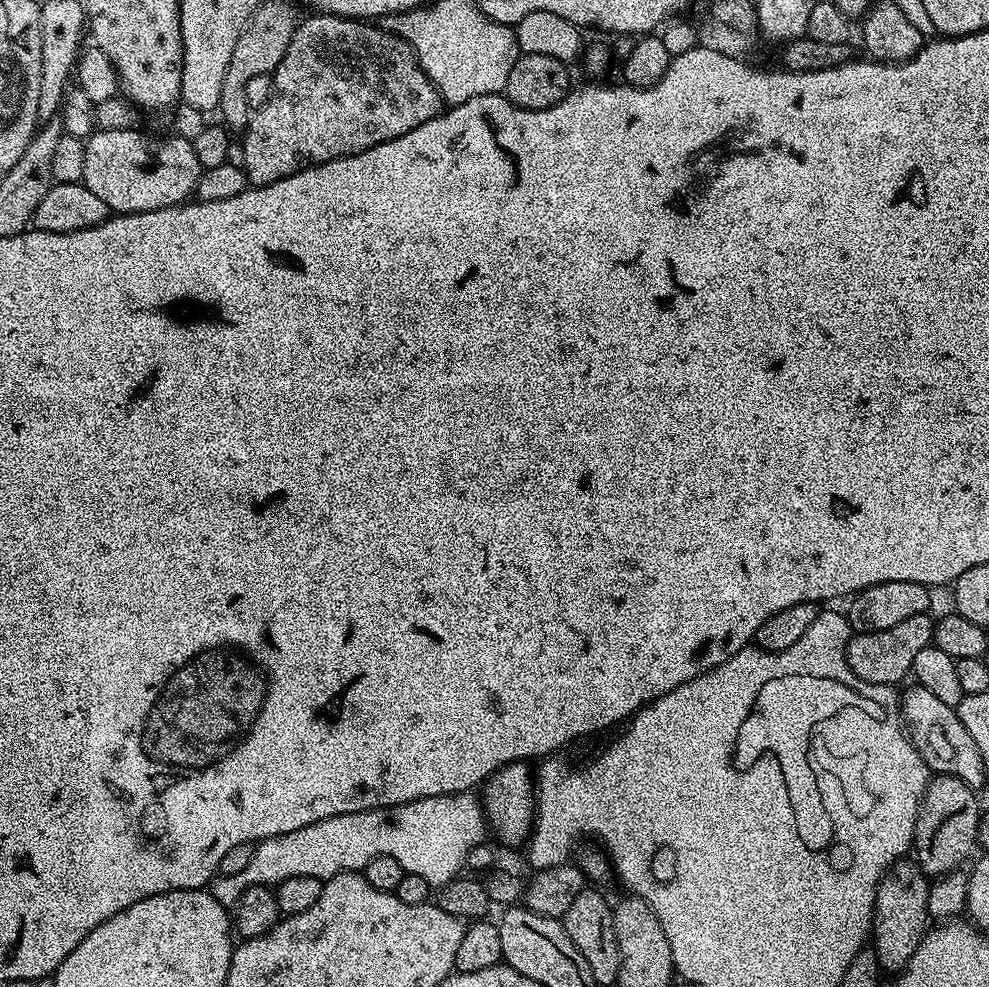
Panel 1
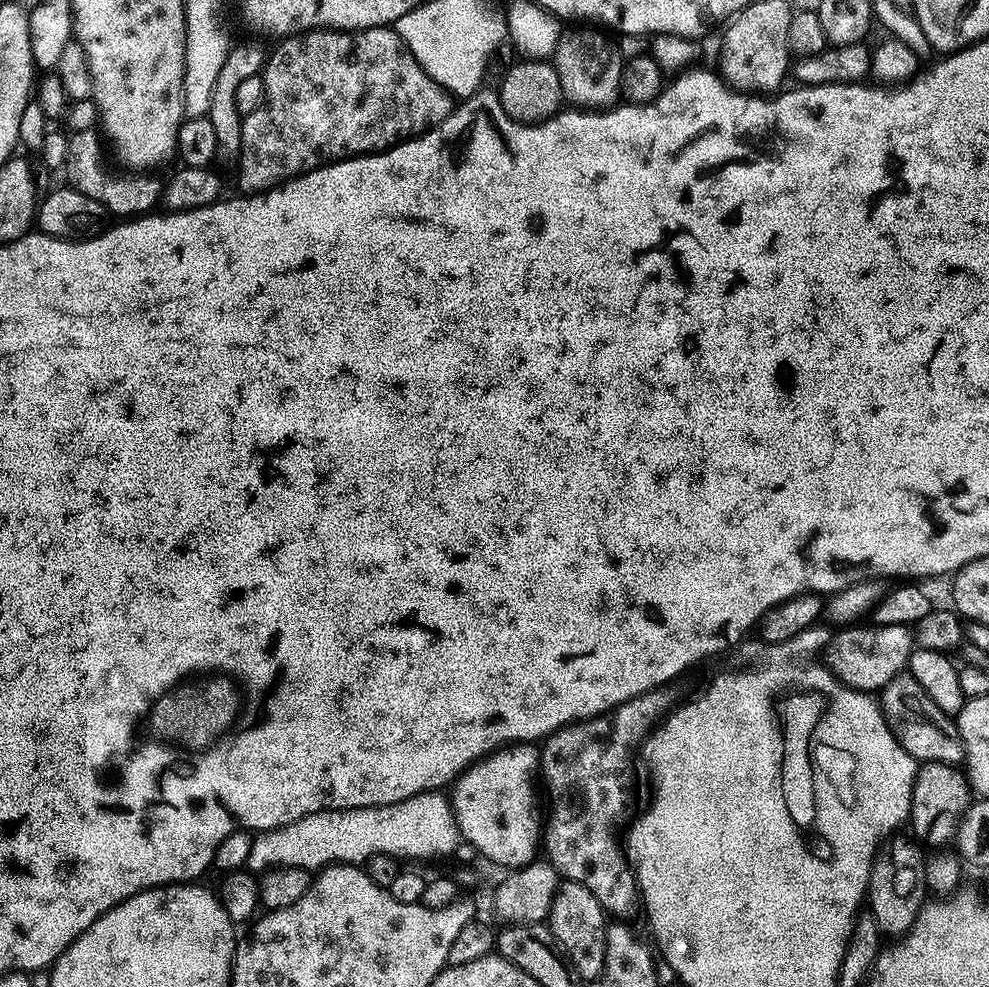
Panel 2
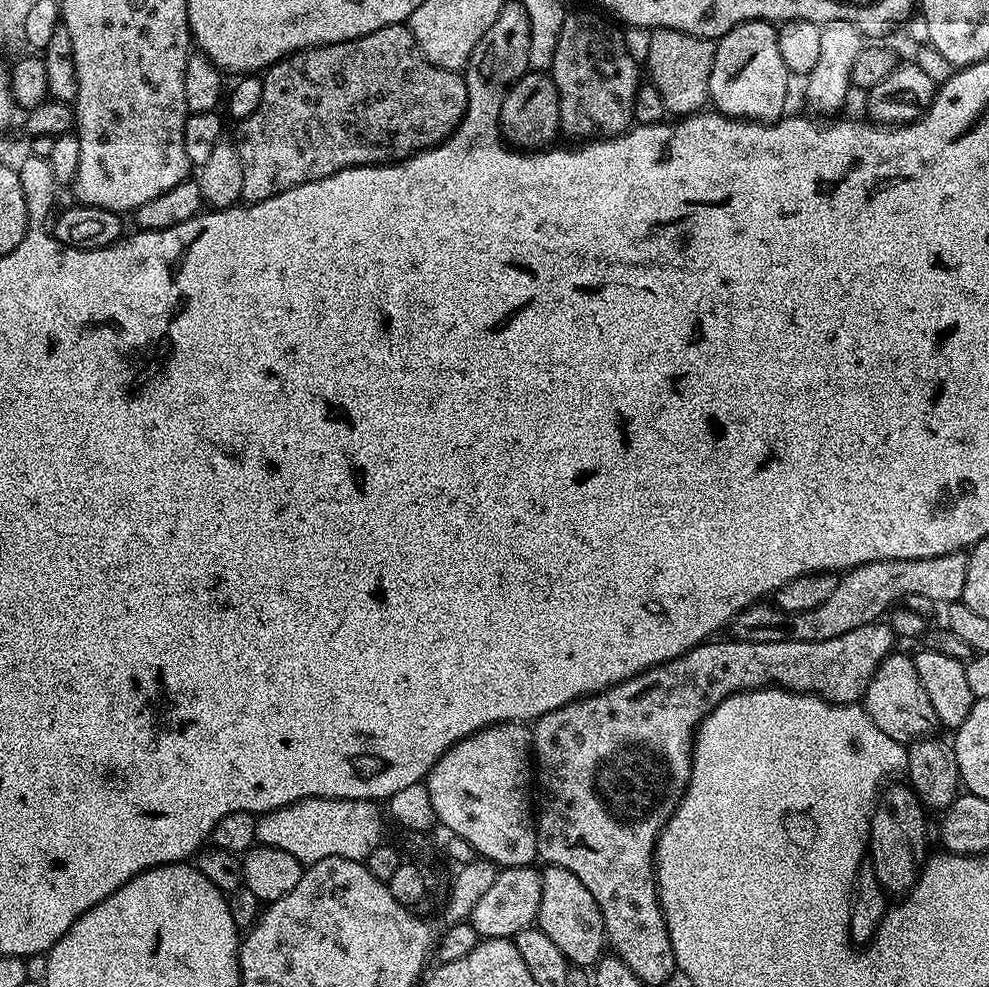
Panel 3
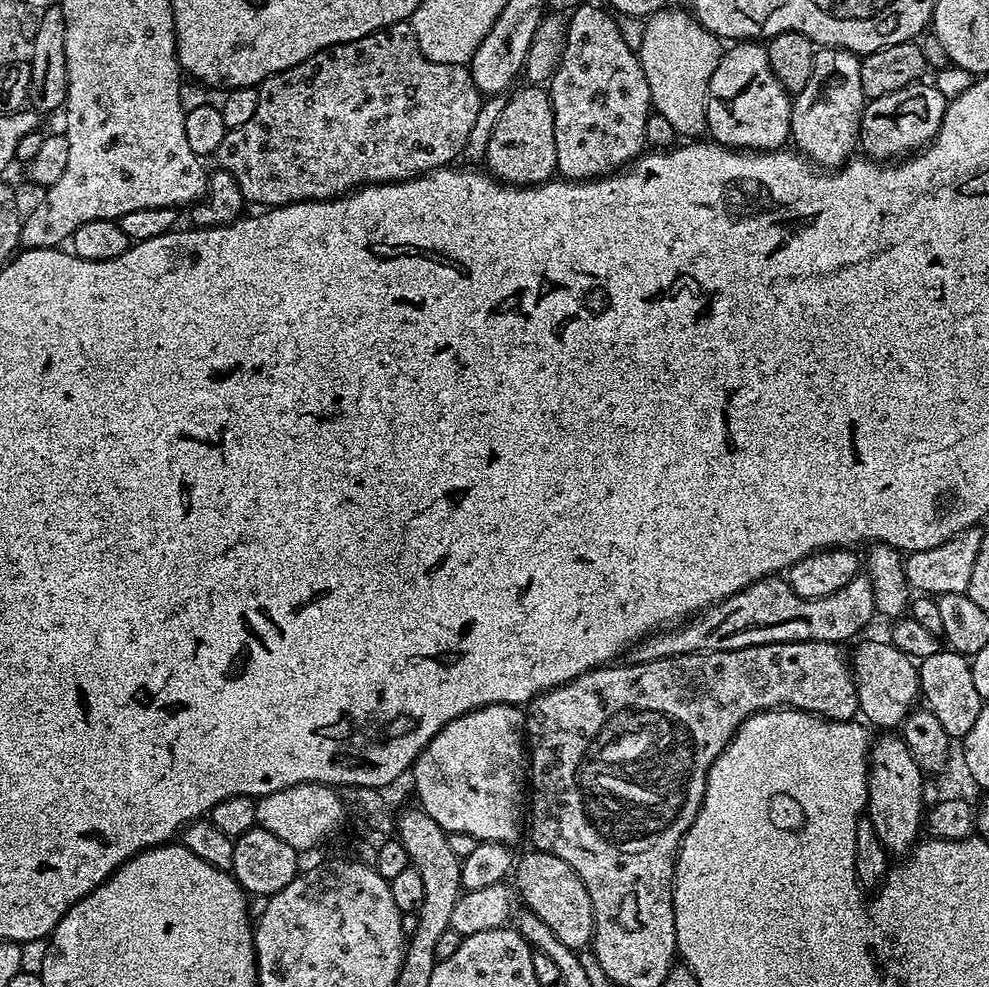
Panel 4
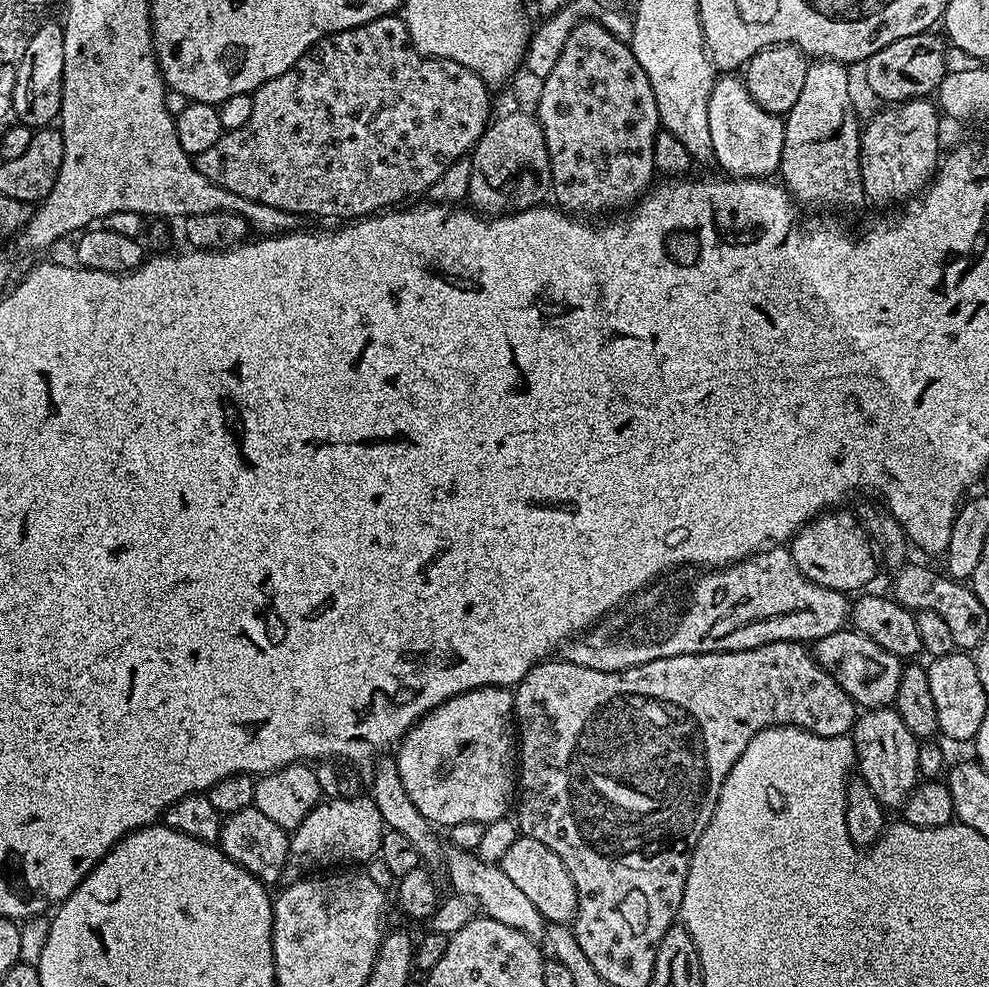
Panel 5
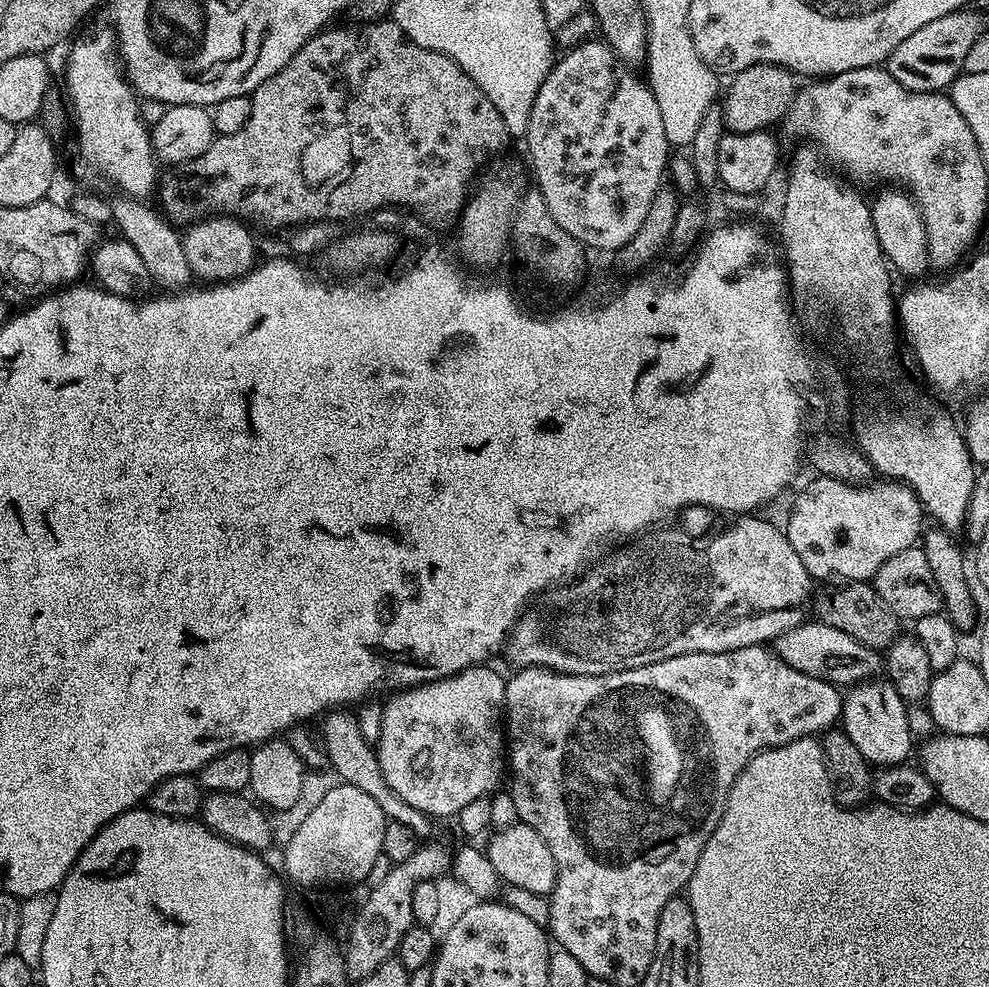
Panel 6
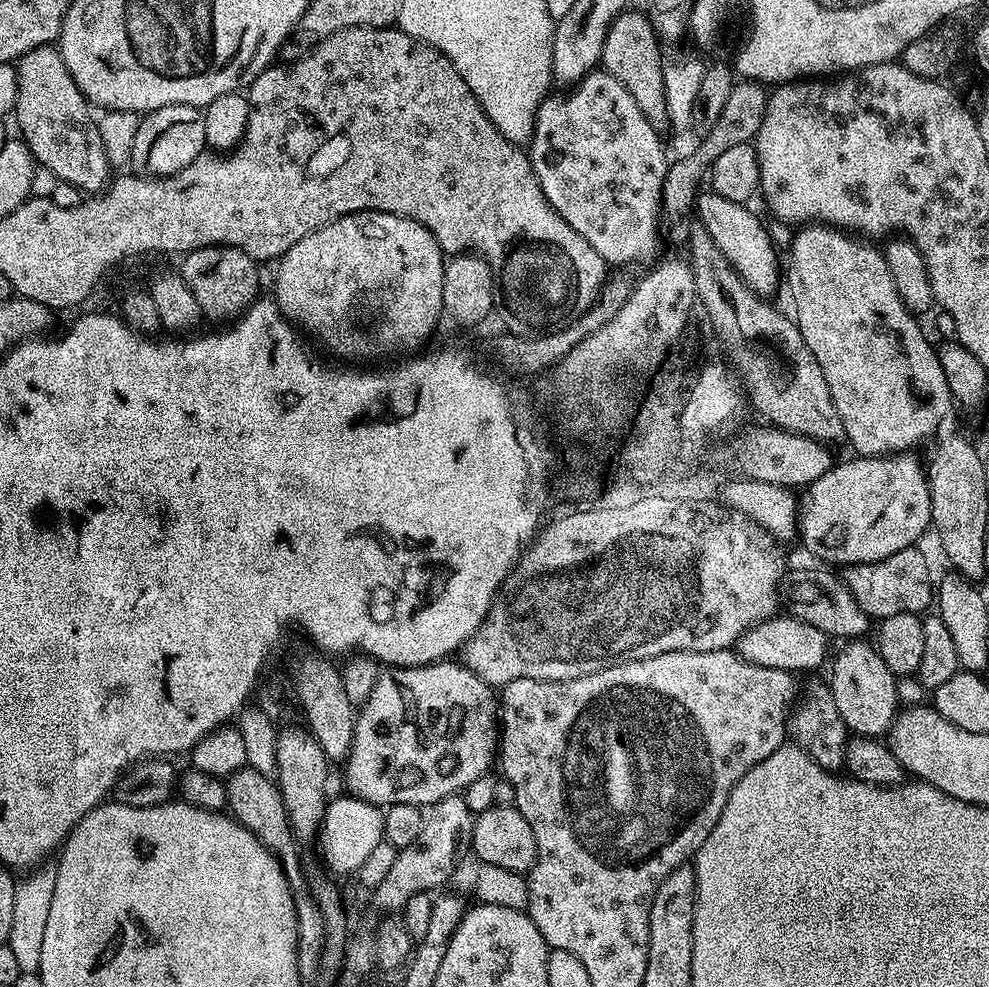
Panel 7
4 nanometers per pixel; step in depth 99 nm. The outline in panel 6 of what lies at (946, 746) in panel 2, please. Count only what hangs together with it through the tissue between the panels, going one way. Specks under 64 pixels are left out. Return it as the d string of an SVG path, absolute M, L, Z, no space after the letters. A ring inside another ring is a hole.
M805 622L786 630L776 637L774 651L782 662L786 662L786 666L794 666L794 670L802 670L802 674L810 674L810 678L837 686L863 684L873 679L882 668L882 656L877 649L862 646L862 642L850 638L850 634L843 630L834 630L834 626L819 622Z

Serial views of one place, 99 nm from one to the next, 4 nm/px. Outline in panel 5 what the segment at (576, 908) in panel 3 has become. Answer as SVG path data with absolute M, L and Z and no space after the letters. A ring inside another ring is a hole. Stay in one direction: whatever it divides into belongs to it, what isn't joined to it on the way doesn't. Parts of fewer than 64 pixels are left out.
M523 834L517 835L514 846L506 850L499 862L501 870L527 895L549 923L571 925L576 918L578 894L570 870L562 866L562 858L542 842Z

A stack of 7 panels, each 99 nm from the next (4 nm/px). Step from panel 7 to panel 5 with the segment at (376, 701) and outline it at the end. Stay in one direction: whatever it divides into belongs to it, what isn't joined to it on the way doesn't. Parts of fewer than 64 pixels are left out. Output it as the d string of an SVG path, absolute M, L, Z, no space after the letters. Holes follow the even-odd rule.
M475 688L469 692L450 698L445 704L440 704L432 712L427 712L421 720L411 728L395 749L394 757L401 784L409 795L410 801L427 818L433 826L453 826L458 823L489 824L495 820L503 820L509 815L508 807L513 807L514 797L518 792L518 725L516 723L516 698L506 688Z

